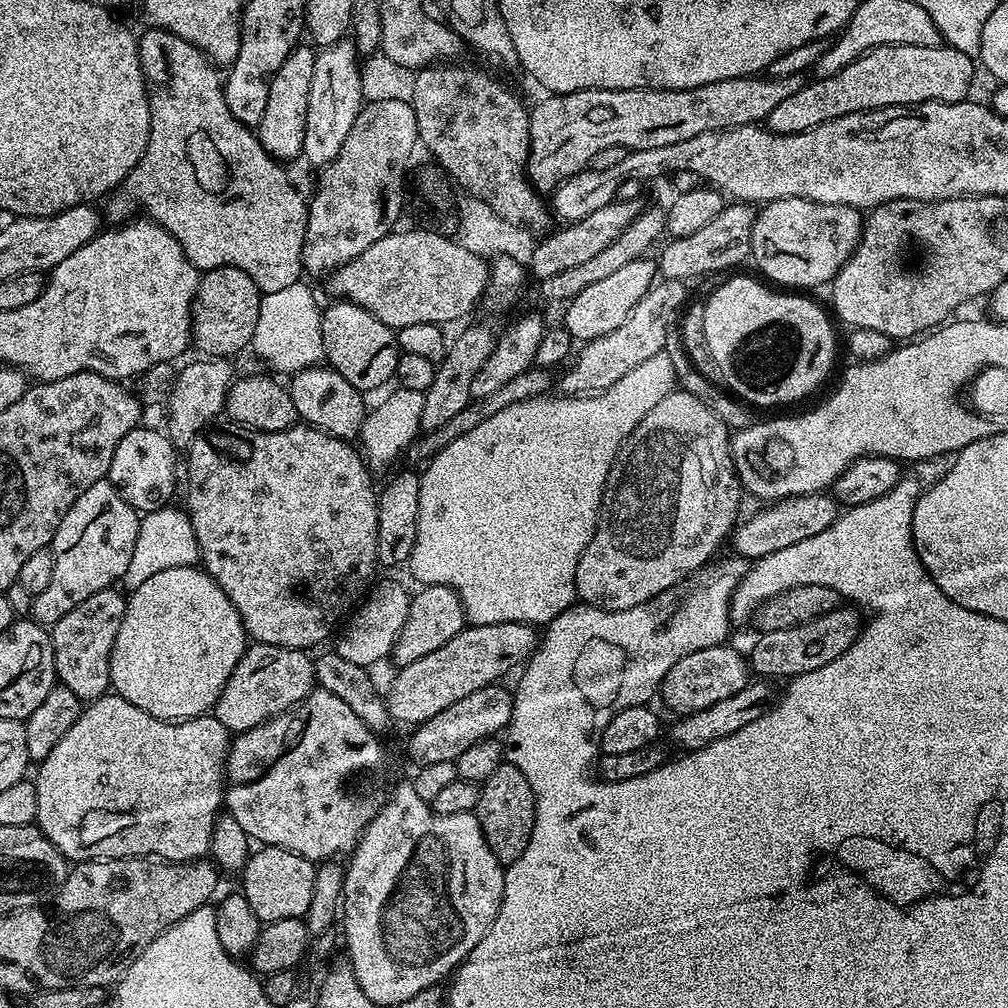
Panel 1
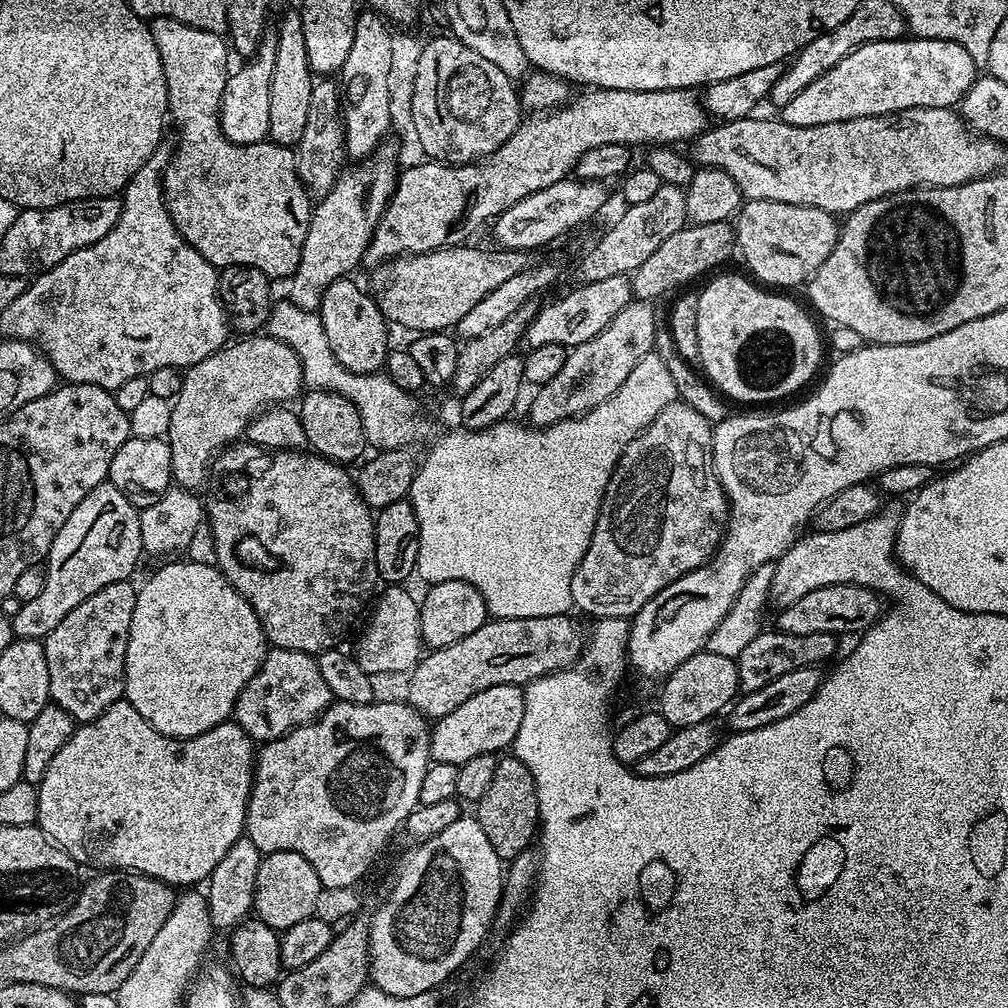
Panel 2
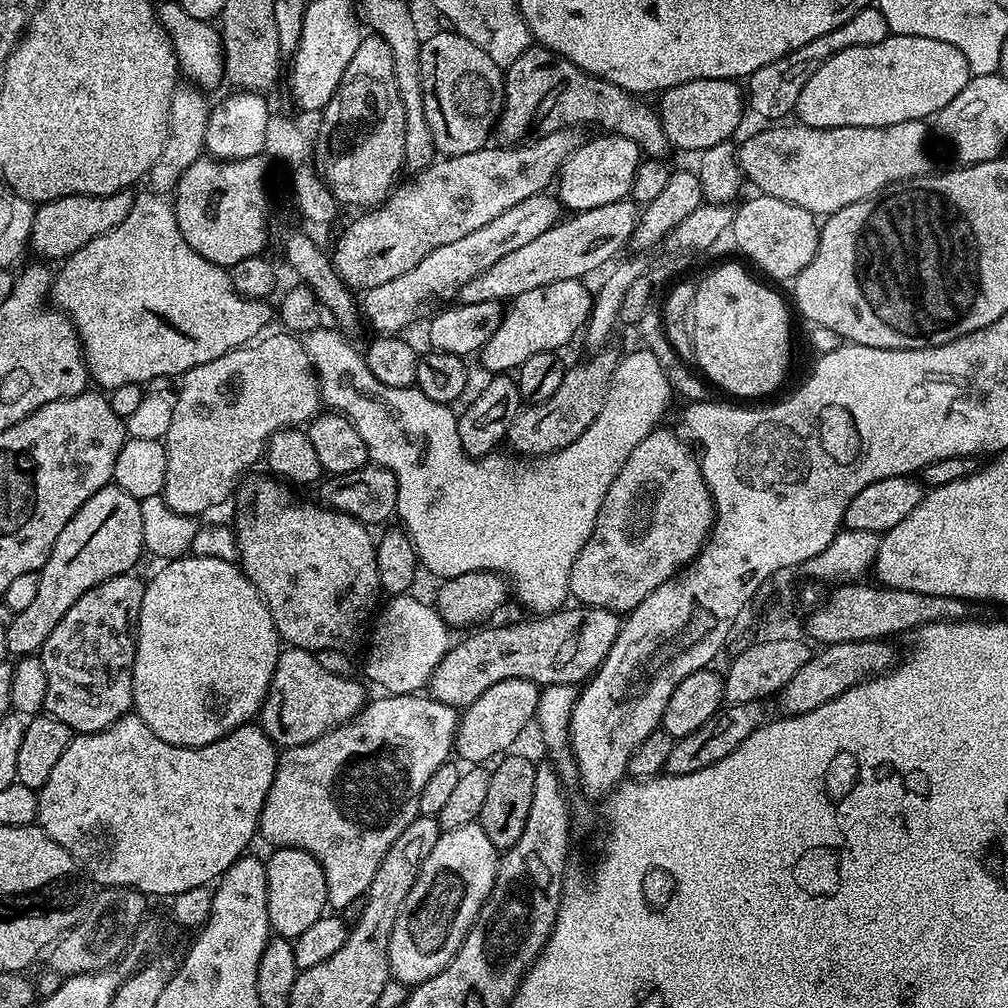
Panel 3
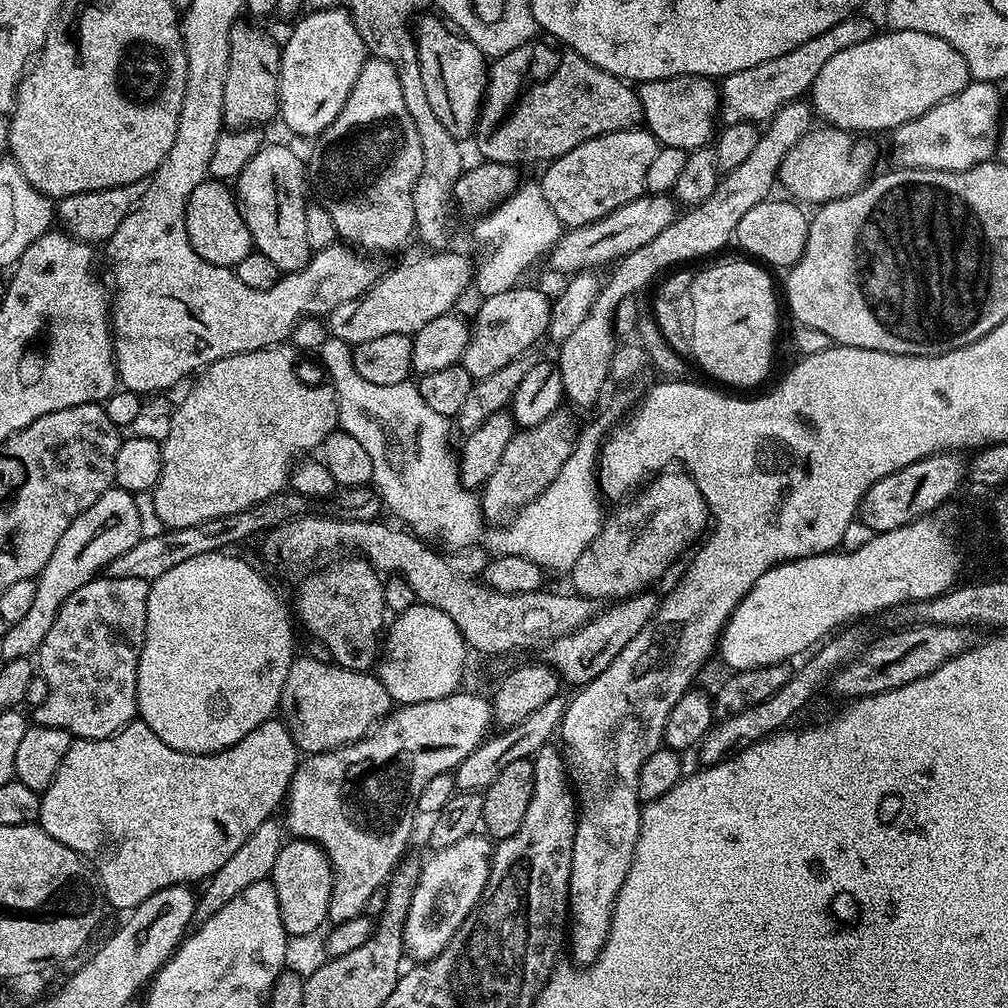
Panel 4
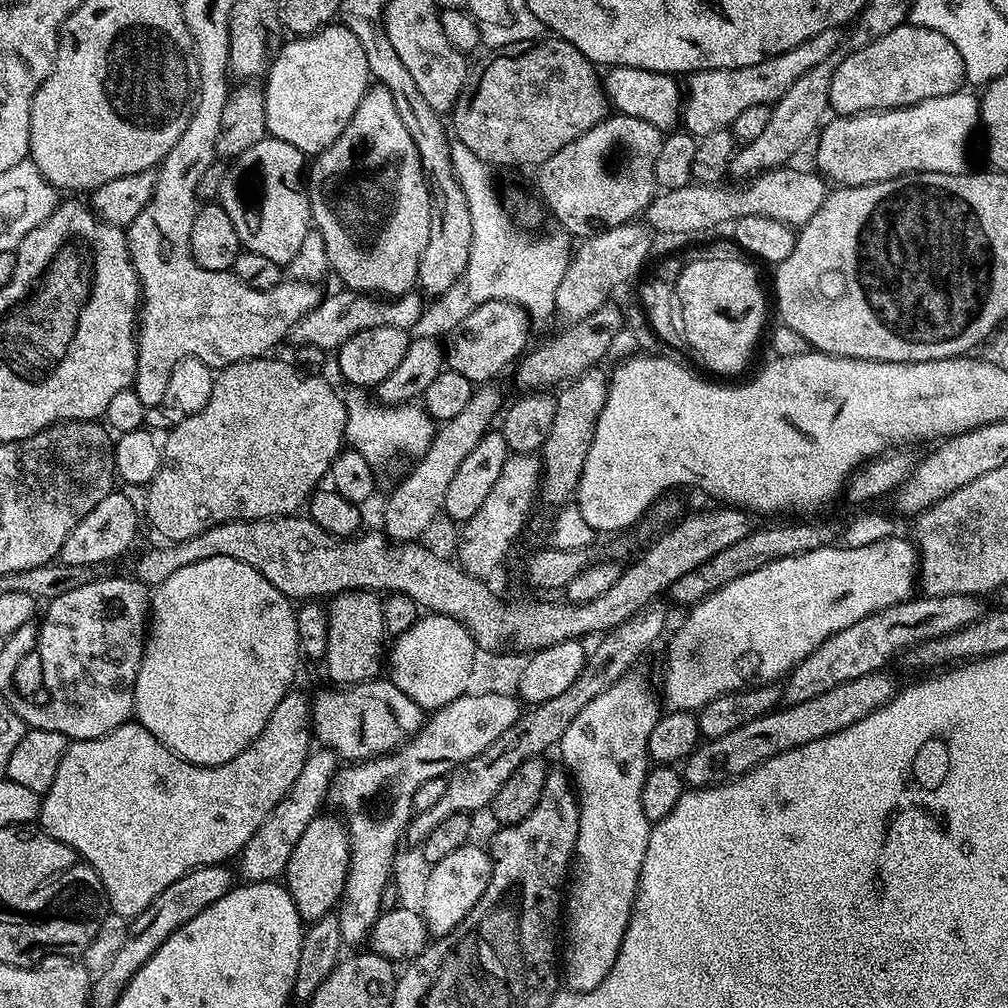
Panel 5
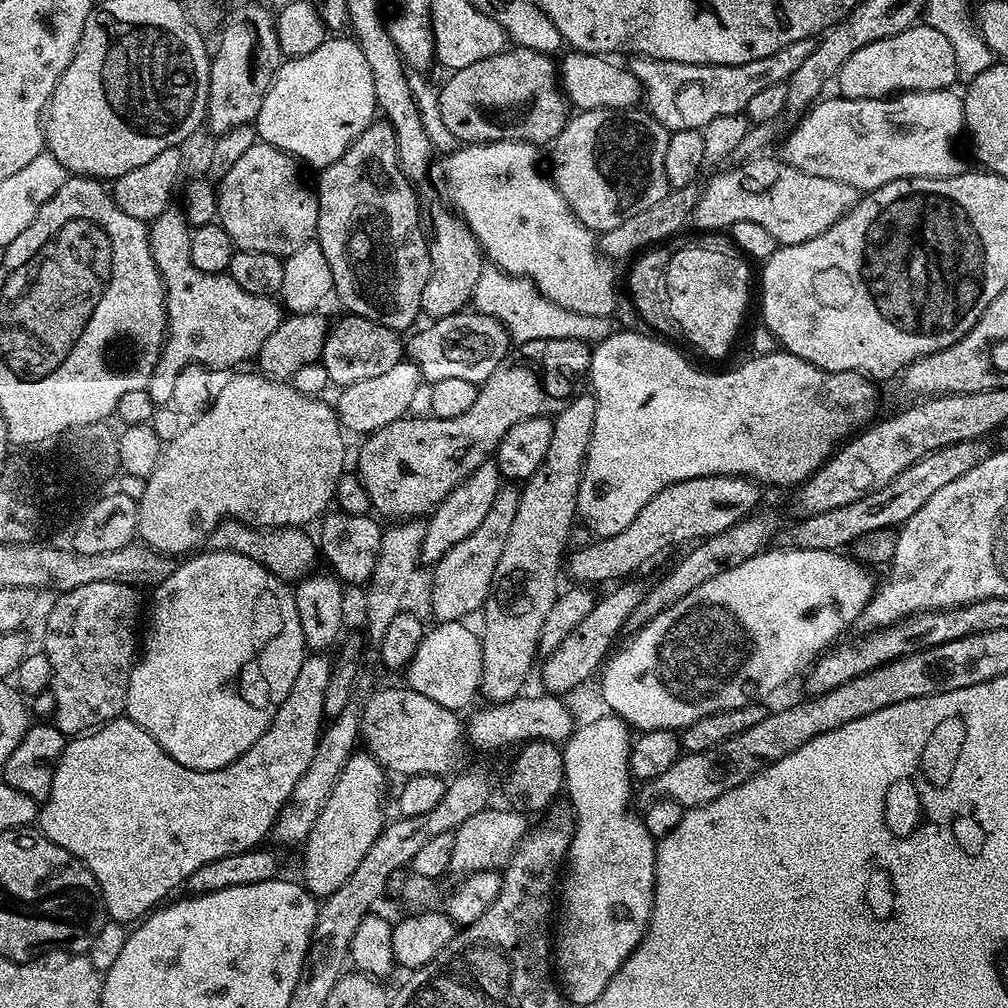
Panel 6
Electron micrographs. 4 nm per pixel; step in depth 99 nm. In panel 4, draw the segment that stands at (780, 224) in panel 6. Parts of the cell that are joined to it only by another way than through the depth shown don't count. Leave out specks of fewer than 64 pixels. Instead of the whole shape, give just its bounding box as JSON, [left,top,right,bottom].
[547,194,678,274]

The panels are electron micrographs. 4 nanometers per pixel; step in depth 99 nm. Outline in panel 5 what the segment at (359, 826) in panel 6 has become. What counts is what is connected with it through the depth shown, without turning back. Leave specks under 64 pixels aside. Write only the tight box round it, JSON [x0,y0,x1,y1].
[282,814,352,922]

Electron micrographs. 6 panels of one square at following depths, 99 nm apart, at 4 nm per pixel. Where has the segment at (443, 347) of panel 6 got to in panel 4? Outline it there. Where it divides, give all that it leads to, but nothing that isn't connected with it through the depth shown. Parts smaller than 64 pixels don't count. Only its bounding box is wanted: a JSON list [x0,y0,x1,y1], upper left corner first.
[462,287,552,381]

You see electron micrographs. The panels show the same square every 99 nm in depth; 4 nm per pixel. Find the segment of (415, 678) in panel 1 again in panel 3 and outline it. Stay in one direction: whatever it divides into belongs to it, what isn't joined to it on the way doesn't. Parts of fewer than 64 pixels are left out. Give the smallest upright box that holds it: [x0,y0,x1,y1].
[426,607,622,710]

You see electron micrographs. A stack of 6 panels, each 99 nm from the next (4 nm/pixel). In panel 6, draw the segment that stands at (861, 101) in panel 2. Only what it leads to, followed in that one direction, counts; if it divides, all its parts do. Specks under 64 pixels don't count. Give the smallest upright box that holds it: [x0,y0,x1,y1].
[834,22,957,100]

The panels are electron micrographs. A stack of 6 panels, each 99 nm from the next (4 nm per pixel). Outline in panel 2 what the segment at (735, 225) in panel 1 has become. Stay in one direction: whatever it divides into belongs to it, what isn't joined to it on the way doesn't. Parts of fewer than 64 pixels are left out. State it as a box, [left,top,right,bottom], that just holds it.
[631,220,736,302]

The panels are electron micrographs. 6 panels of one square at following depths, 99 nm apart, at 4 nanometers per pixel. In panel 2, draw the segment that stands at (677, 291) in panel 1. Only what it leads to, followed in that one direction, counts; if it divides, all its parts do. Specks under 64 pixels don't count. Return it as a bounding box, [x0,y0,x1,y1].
[527,298,658,428]

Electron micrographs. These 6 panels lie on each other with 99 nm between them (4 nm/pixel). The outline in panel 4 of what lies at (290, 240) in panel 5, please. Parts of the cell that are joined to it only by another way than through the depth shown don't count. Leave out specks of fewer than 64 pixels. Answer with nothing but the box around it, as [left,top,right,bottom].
[234,143,310,273]

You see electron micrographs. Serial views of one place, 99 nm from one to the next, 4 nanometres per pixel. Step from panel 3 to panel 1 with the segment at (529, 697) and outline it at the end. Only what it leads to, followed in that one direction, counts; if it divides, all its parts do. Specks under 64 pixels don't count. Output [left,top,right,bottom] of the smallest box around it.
[408,683,513,765]

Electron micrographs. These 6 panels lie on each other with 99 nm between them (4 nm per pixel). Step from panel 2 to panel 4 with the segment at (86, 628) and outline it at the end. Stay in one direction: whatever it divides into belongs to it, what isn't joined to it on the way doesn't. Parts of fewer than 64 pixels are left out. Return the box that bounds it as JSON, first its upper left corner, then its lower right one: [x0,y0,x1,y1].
[35,575,149,740]

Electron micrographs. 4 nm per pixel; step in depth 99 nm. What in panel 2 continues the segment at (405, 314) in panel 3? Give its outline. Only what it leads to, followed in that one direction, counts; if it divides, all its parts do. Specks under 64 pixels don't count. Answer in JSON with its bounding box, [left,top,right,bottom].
[494,178,609,251]

